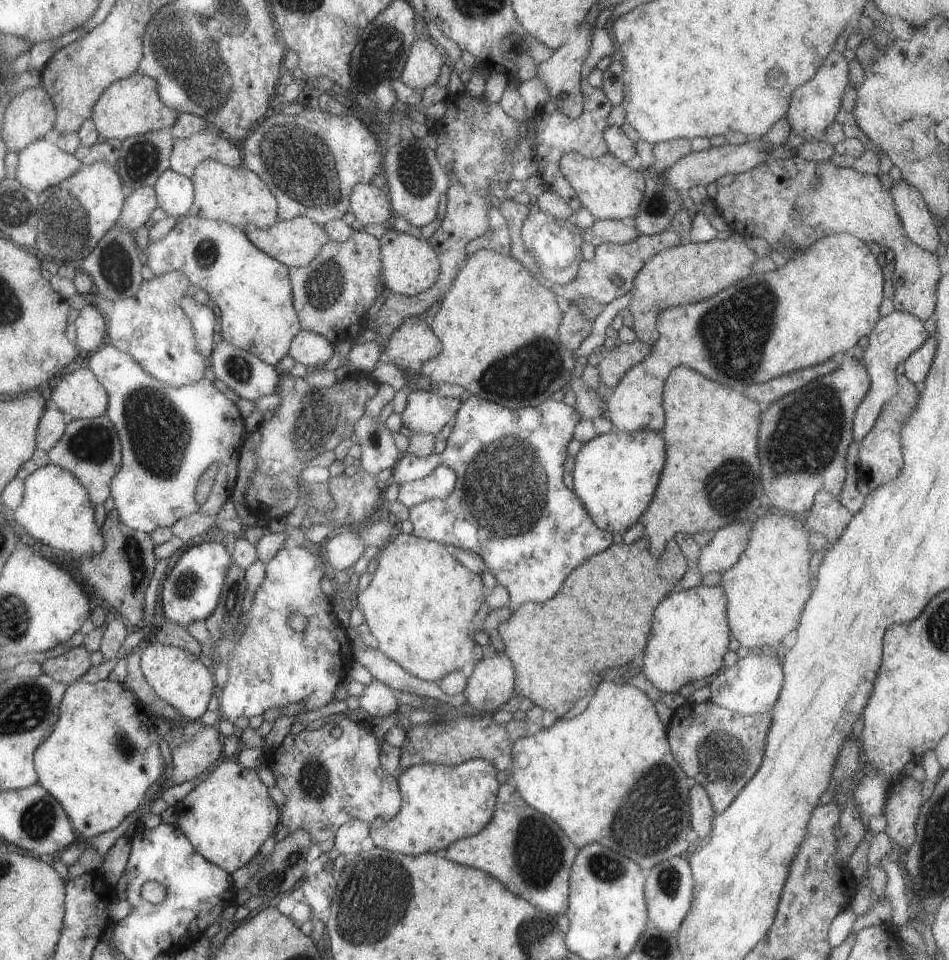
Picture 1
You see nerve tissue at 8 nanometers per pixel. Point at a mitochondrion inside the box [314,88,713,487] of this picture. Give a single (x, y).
(515, 375)

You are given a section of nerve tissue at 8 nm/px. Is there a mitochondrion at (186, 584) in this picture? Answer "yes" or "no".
yes

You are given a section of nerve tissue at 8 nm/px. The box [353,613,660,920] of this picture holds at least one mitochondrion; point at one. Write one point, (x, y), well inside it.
(540, 853)

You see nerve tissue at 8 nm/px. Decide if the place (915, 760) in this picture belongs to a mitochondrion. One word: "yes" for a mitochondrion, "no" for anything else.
no

